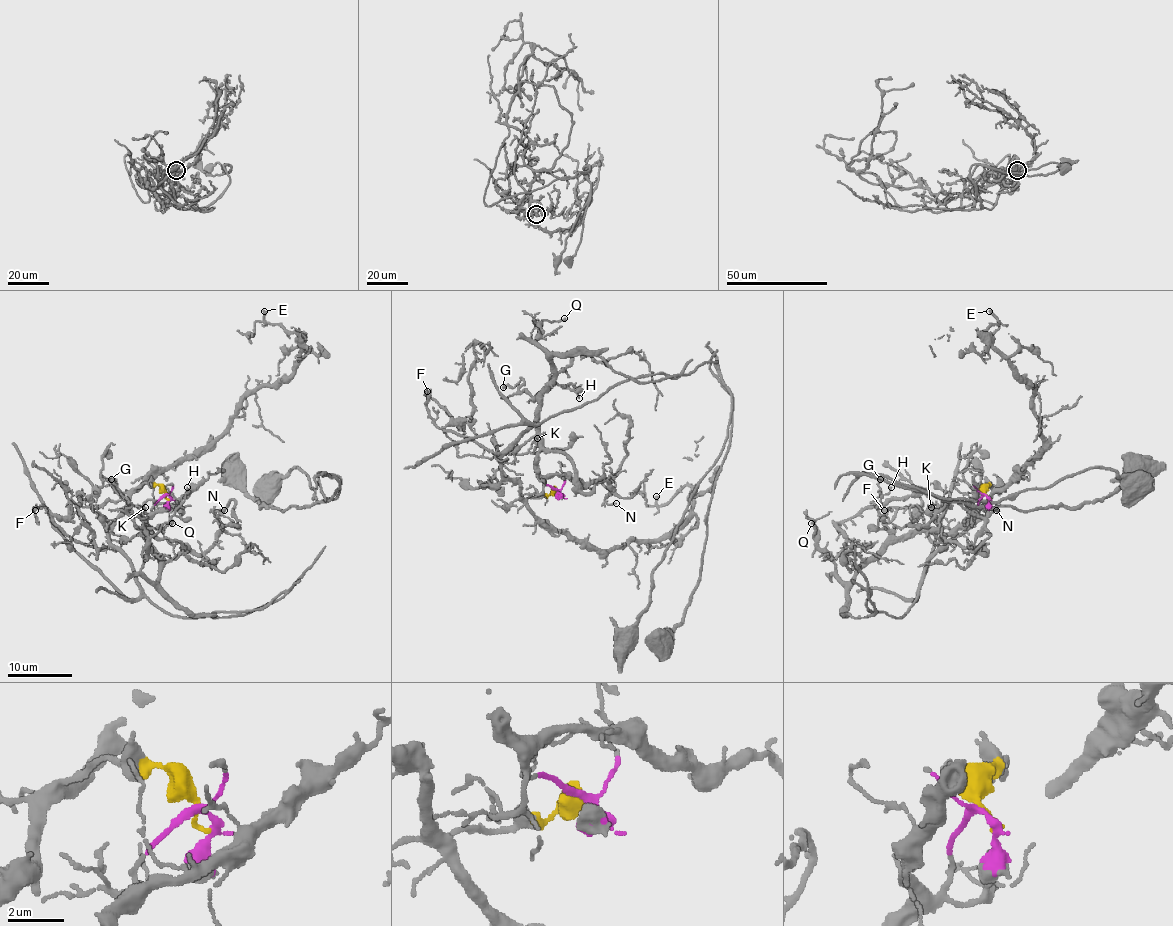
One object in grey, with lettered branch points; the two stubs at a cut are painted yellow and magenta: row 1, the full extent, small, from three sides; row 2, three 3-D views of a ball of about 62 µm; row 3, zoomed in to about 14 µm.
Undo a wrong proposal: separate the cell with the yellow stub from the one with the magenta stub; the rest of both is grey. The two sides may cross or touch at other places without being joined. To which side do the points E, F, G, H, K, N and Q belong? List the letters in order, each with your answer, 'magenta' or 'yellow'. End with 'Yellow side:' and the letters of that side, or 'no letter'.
E: yellow
F: yellow
G: magenta
H: magenta
K: magenta
N: magenta
Q: magenta
Yellow side: E, F

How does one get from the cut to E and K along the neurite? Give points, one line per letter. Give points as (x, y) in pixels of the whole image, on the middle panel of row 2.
E: (558, 492), (527, 499), (527, 507), (598, 549), (670, 537), (692, 507), (691, 487), (658, 505), (657, 495)
K: (558, 492), (543, 484), (537, 468), (539, 447), (531, 452), (531, 444), (537, 437)

